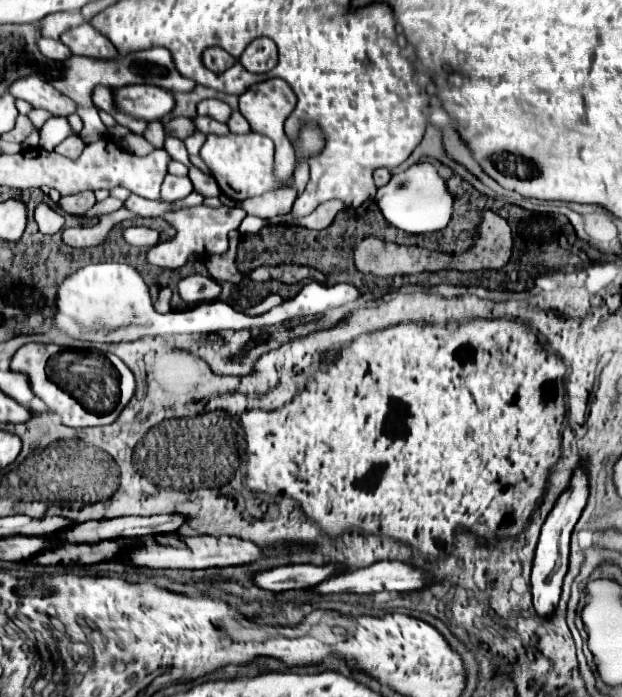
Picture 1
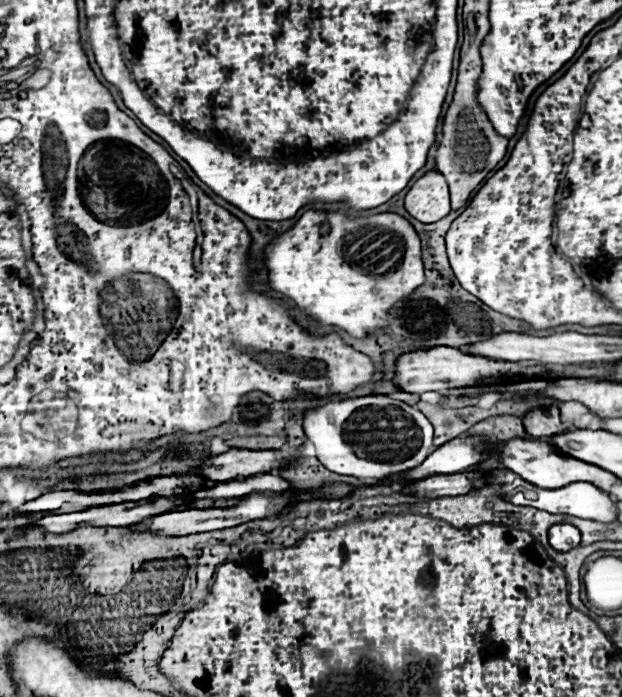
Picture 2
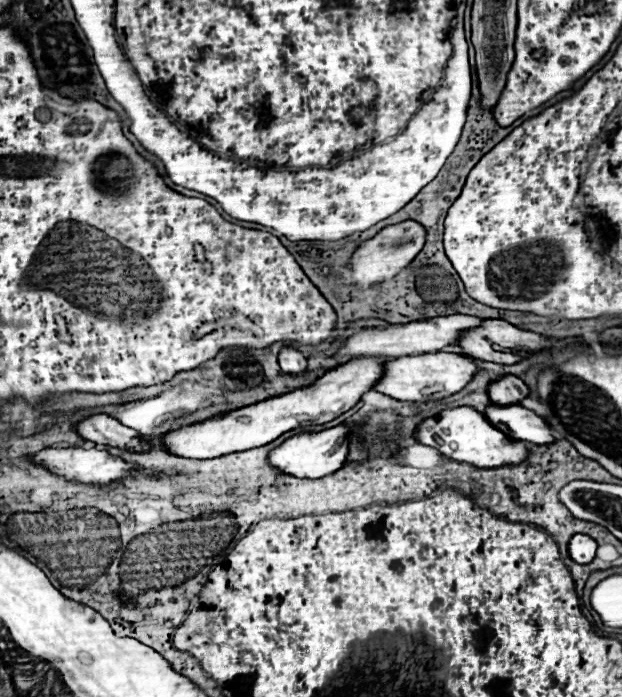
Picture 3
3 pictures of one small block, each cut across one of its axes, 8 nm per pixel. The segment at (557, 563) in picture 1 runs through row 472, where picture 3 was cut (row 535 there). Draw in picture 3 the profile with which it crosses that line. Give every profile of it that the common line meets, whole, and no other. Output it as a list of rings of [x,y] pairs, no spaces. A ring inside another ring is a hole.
[[[576,534],[572,536],[570,544],[568,544],[568,552],[570,552],[570,558],[578,564],[588,564],[594,560],[594,554],[596,554],[596,548],[598,544],[590,538],[590,536],[584,536],[584,534]]]

